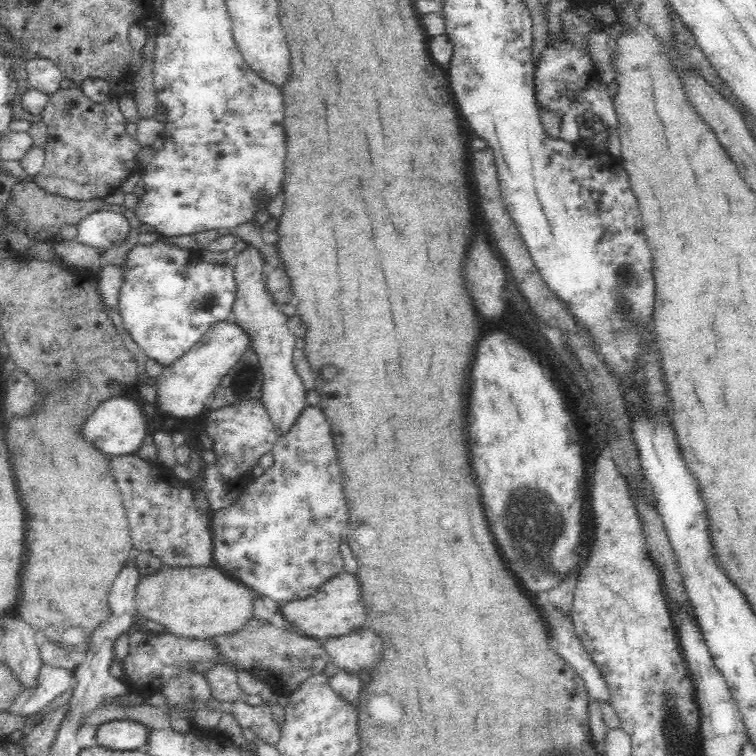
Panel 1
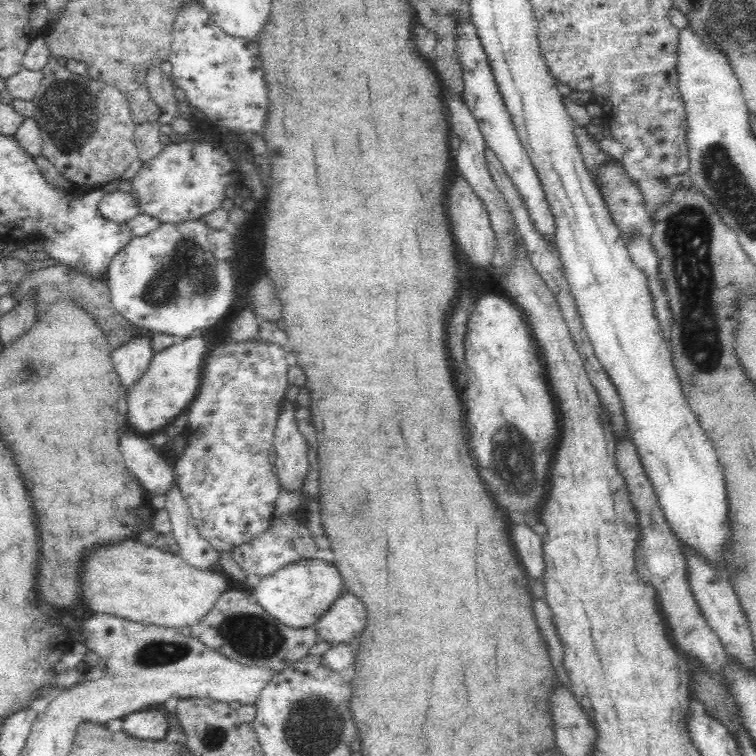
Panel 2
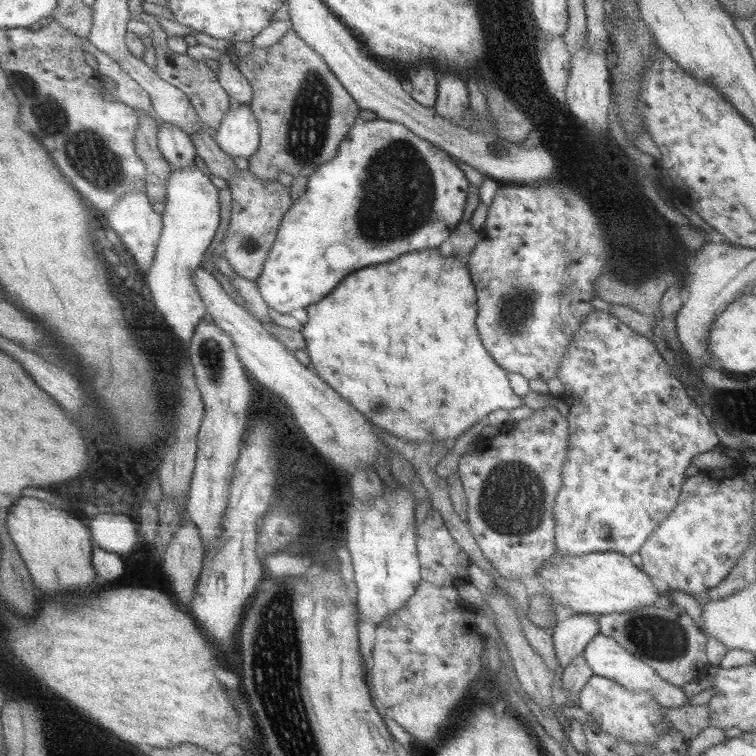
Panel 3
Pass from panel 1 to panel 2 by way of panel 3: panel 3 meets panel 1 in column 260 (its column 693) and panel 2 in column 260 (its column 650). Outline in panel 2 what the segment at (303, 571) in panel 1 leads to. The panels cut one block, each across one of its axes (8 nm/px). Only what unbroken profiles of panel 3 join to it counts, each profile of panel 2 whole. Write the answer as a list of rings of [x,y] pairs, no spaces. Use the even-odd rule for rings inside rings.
[[[301,507],[287,514],[274,516],[272,522],[270,522],[270,526],[264,532],[260,532],[250,542],[240,544],[240,546],[236,546],[236,548],[230,550],[232,559],[236,561],[236,564],[244,572],[250,572],[260,577],[271,575],[291,562],[302,559],[313,559],[318,548],[314,537],[305,525],[304,518],[305,516],[303,516]]]

